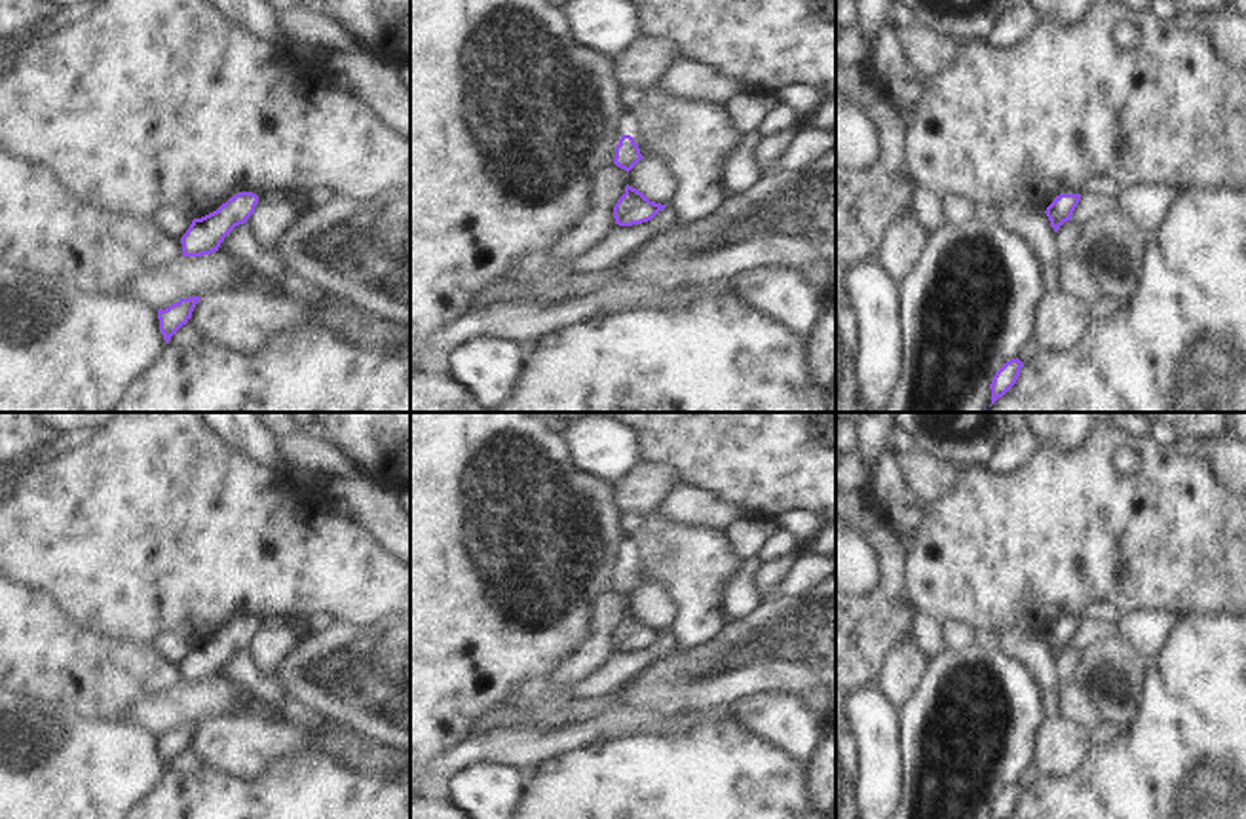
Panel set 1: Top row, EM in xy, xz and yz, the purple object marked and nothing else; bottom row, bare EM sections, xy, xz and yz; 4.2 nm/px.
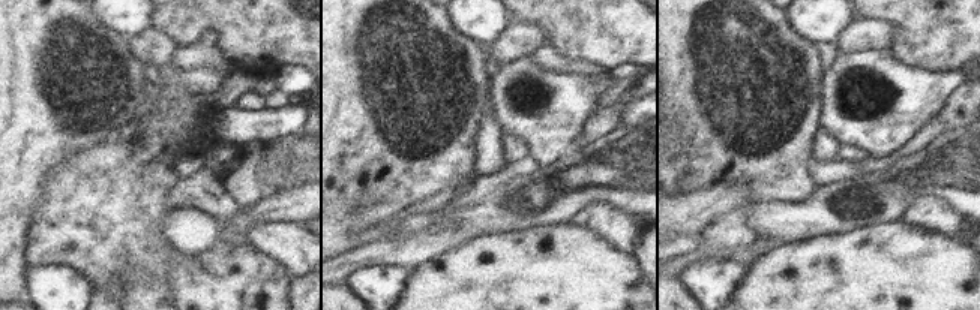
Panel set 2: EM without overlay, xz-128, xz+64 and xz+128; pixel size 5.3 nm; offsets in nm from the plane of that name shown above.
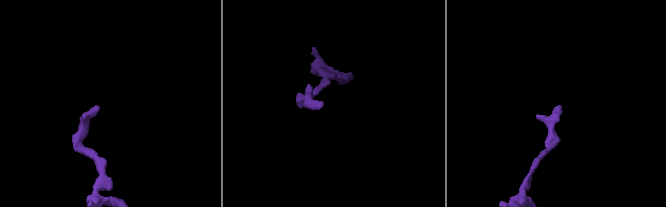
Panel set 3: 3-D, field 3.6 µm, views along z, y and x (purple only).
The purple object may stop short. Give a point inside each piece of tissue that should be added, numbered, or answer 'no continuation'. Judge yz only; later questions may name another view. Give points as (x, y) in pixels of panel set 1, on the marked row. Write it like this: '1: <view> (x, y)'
no continuation

